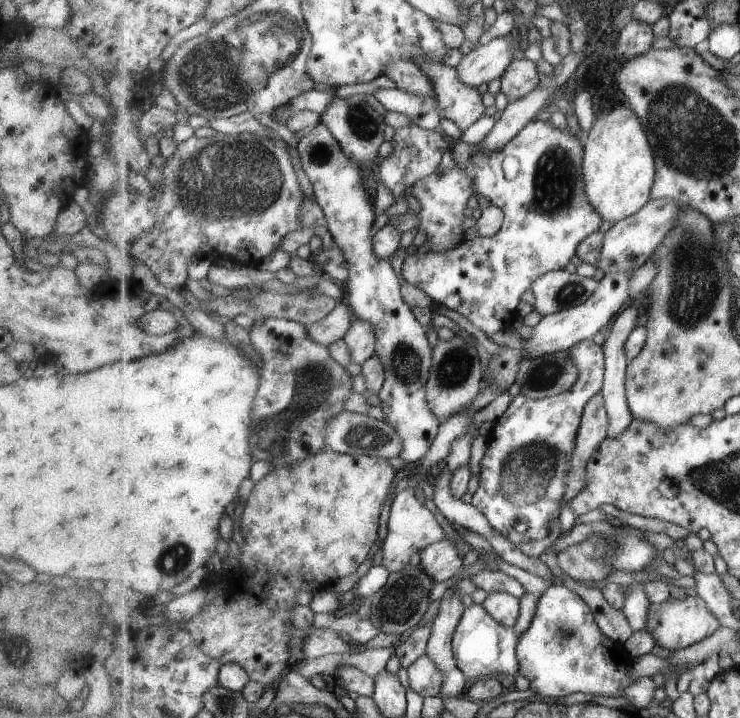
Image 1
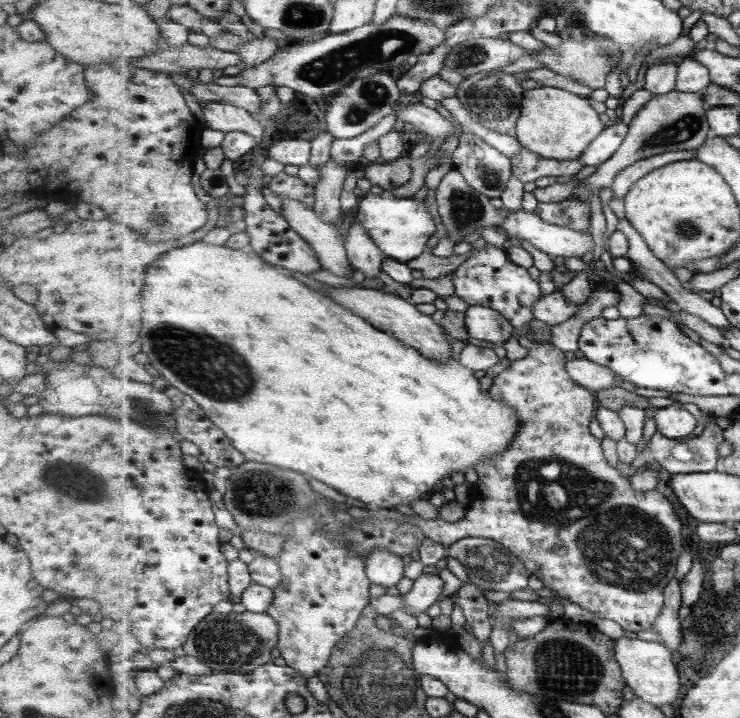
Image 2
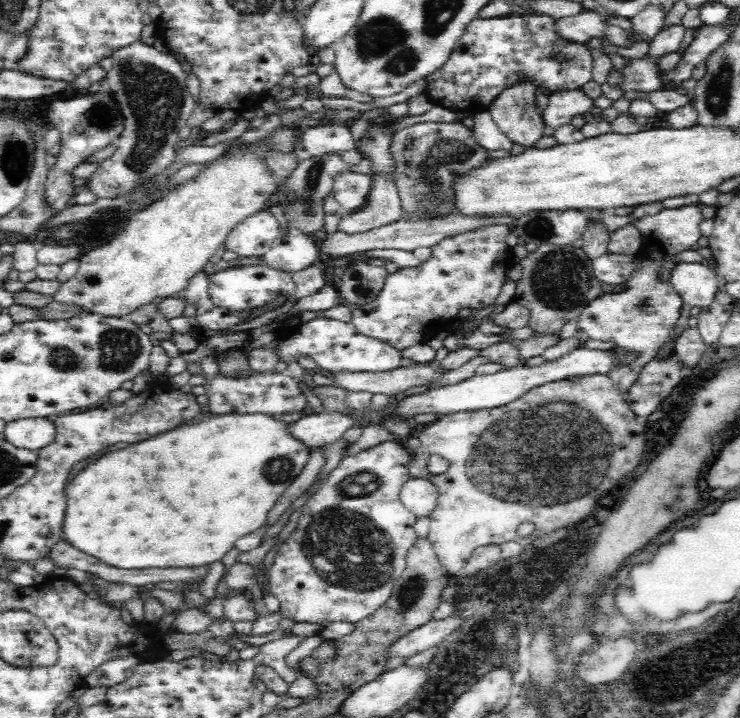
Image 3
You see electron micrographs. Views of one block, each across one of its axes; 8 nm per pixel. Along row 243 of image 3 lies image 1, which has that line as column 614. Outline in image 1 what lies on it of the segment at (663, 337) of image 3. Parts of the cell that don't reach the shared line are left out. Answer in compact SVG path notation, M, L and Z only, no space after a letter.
M563 583L552 584L541 594L533 623L520 639L517 651L521 668L519 675L527 678L530 687L542 696L560 699L580 692L612 697L619 692L625 692L641 680L639 676L629 674L634 657L624 646L615 643L602 632L586 599Z

